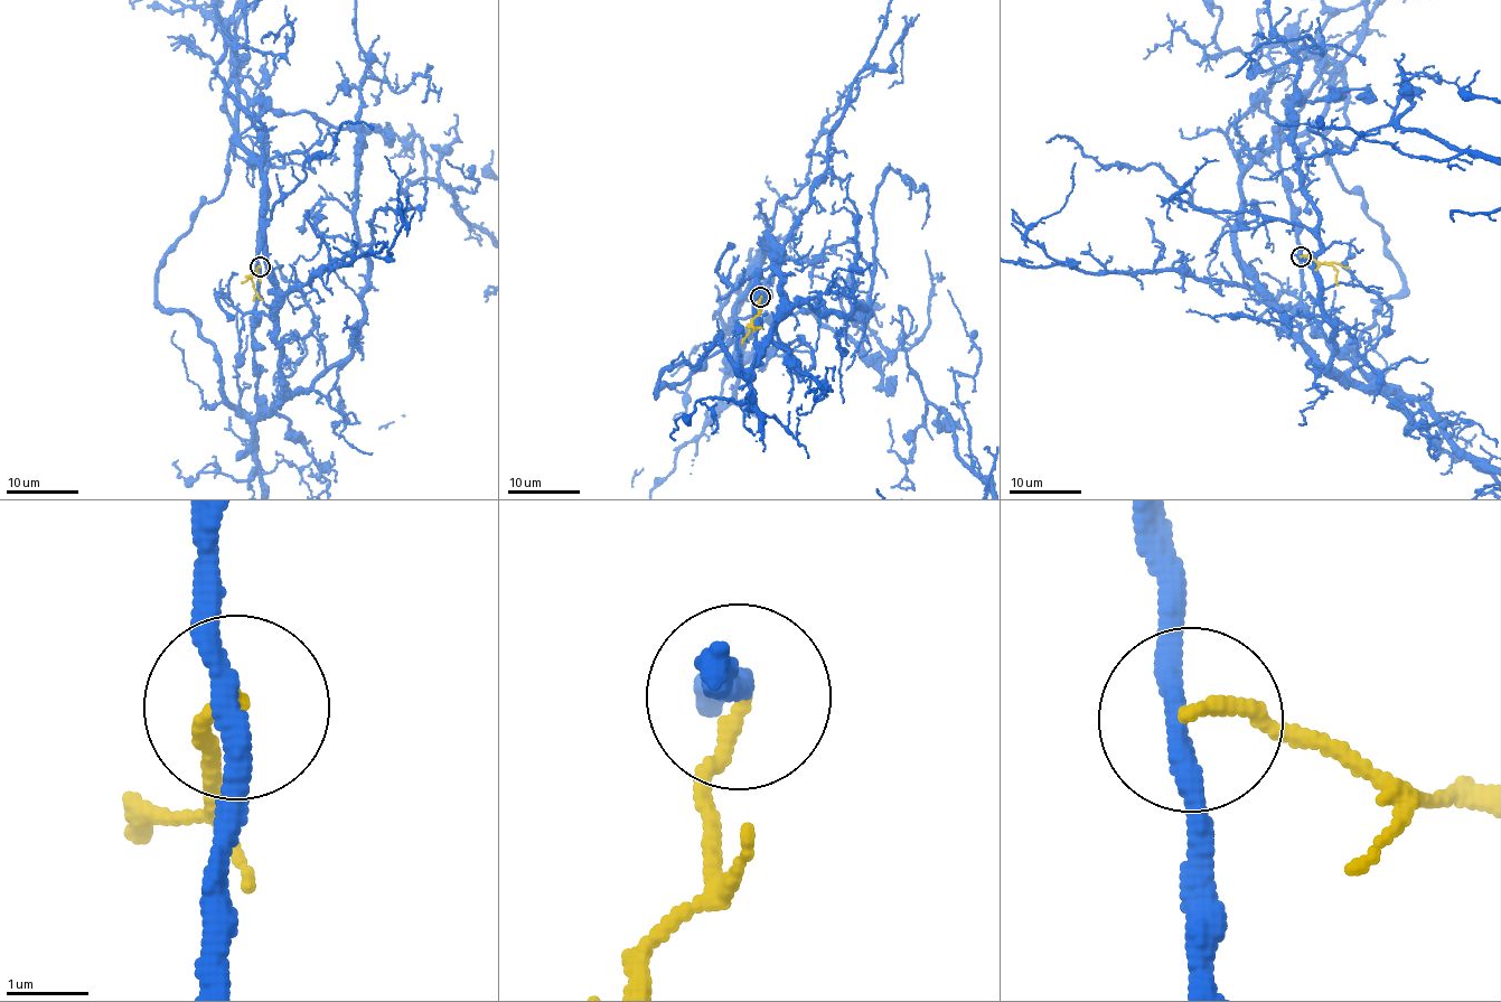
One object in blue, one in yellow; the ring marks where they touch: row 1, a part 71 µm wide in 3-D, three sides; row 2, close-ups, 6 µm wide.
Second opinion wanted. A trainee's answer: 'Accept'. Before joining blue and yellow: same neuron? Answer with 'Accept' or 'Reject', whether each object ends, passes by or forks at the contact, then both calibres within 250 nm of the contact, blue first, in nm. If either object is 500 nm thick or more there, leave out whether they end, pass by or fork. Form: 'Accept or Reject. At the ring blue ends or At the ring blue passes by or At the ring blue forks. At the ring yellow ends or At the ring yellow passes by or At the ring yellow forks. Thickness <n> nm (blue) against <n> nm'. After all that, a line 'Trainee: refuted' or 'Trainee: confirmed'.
Reject. At the ring blue passes by. At the ring yellow ends. Thickness 280 nm (blue) against 170 nm
Trainee: refuted

